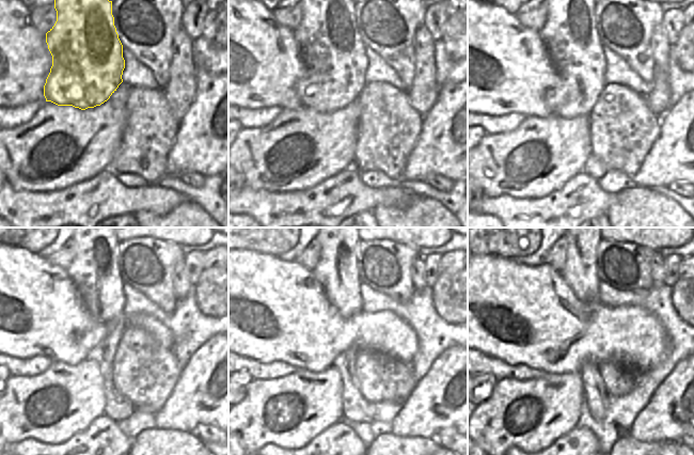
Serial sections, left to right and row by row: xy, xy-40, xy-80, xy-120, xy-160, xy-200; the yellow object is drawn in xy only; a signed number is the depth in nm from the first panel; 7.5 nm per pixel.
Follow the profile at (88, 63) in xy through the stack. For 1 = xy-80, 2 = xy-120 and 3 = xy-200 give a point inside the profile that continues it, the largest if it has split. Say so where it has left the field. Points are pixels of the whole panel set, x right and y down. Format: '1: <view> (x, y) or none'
1: xy-80 (570, 35)
2: xy-120 (94, 270)
3: xy-200 (580, 270)

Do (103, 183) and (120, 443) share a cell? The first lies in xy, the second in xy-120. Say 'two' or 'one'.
one

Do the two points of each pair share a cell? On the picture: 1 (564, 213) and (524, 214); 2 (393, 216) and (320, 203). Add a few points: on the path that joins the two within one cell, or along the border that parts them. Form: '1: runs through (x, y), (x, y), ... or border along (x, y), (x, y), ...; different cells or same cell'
1: runs through (554, 213), (534, 214); same cell
2: border along (397, 207), (377, 206), (372, 212); different cells

